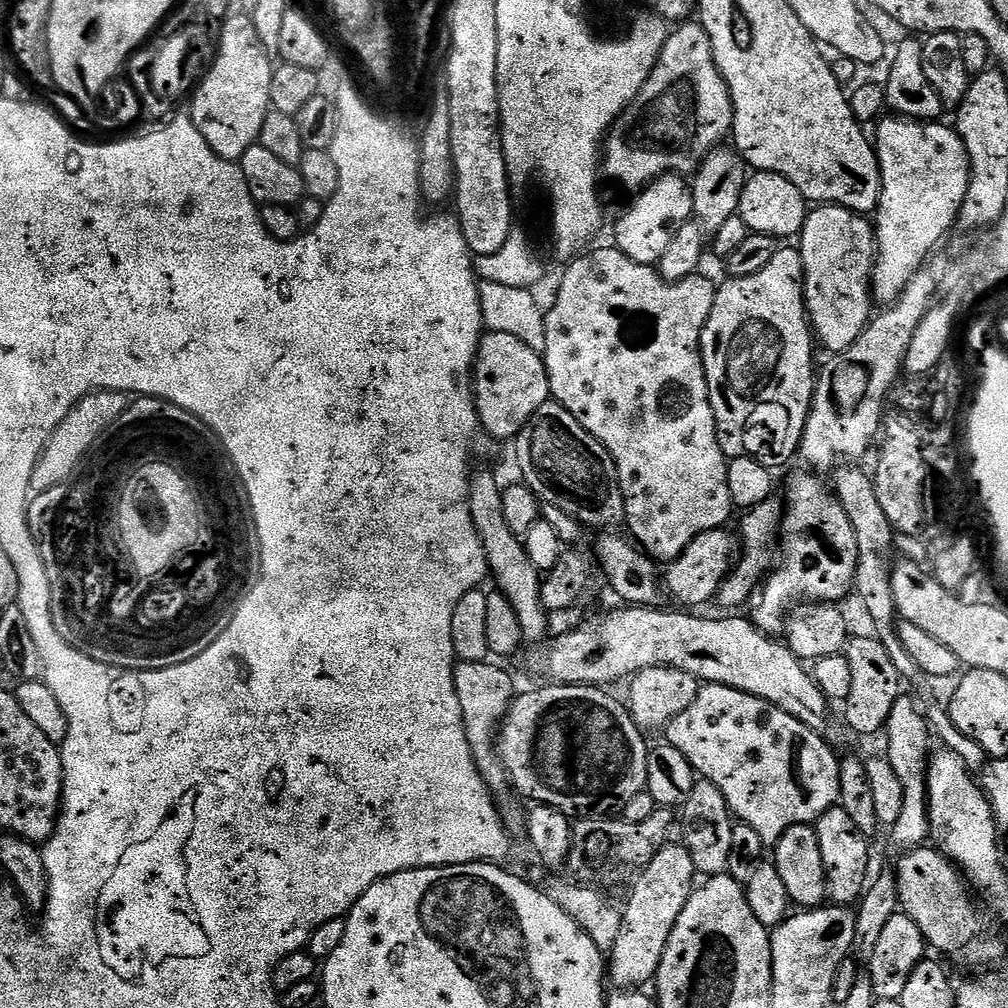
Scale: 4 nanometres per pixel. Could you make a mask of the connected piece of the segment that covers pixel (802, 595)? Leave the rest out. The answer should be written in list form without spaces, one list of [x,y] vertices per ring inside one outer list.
[[[803,471],[794,473],[788,480],[788,500],[783,505],[783,519],[778,533],[778,563],[771,569],[758,592],[760,601],[756,604],[754,623],[761,632],[773,638],[785,631],[786,621],[793,608],[805,602],[836,604],[847,592],[853,591],[856,583],[858,542],[854,539],[854,526],[850,526],[850,518],[846,518],[846,510],[842,510],[833,489],[829,485],[827,488],[819,480],[819,475]]]

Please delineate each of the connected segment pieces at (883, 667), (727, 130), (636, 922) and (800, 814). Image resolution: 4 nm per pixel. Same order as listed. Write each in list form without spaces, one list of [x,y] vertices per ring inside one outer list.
[[[875,635],[856,636],[849,639],[842,655],[848,660],[848,697],[844,700],[843,723],[853,733],[860,736],[872,736],[875,732],[883,733],[888,726],[890,710],[894,702],[902,695],[900,672],[894,666],[884,643]]]
[[[684,22],[679,26],[673,27],[668,33],[668,40],[664,43],[662,54],[658,58],[658,62],[654,66],[654,70],[650,74],[650,78],[642,86],[642,90],[637,96],[632,97],[632,103],[624,109],[622,115],[616,117],[615,124],[612,125],[603,145],[602,145],[602,172],[610,172],[610,174],[602,174],[602,176],[614,176],[614,178],[622,178],[622,182],[628,182],[632,186],[639,186],[643,189],[645,186],[657,180],[660,176],[669,174],[692,174],[696,169],[704,163],[704,159],[712,153],[713,148],[719,148],[729,139],[732,131],[732,99],[730,98],[730,90],[726,86],[726,82],[722,78],[722,74],[718,70],[718,66],[714,62],[714,54],[710,46],[710,38],[704,27],[699,22]]]
[[[675,842],[661,848],[660,853],[649,864],[645,864],[637,876],[640,877],[628,896],[628,905],[623,905],[622,908],[618,942],[614,942],[606,964],[611,983],[613,980],[615,987],[620,990],[640,990],[645,987],[643,984],[651,985],[655,981],[662,954],[666,950],[666,942],[670,942],[670,934],[678,922],[678,914],[682,914],[698,880],[691,854],[684,846],[679,843],[676,845]]]
[[[704,684],[694,702],[668,723],[666,735],[667,743],[683,752],[689,751],[688,740],[704,740],[703,779],[722,792],[731,815],[753,827],[766,846],[775,846],[795,824],[815,825],[820,815],[840,803],[840,760],[832,753],[833,745],[790,714],[742,690]]]

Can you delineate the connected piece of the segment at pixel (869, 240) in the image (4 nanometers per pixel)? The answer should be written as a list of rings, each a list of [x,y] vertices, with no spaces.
[[[825,204],[811,209],[798,237],[804,263],[804,306],[815,339],[829,348],[829,353],[846,350],[862,334],[873,315],[872,270],[876,267],[876,233],[871,219],[839,204]]]

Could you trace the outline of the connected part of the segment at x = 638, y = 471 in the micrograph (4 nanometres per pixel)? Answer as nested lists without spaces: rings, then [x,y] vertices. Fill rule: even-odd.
[[[615,246],[596,248],[585,256],[579,256],[577,255],[571,261],[573,264],[565,270],[552,309],[548,308],[544,313],[546,348],[542,355],[548,375],[548,391],[551,399],[561,404],[591,436],[598,438],[598,442],[602,442],[602,446],[606,446],[606,450],[612,456],[624,499],[624,520],[632,531],[628,531],[631,539],[648,556],[660,562],[661,560],[671,562],[684,553],[686,546],[690,546],[690,542],[694,542],[698,534],[706,534],[706,530],[725,527],[729,523],[727,520],[731,518],[732,512],[734,513],[728,485],[728,460],[720,449],[716,437],[716,419],[714,410],[710,406],[704,359],[700,357],[700,339],[710,318],[710,310],[714,306],[717,285],[711,284],[704,274],[687,276],[681,280],[663,280],[655,267],[626,258],[626,254],[622,254]]]

